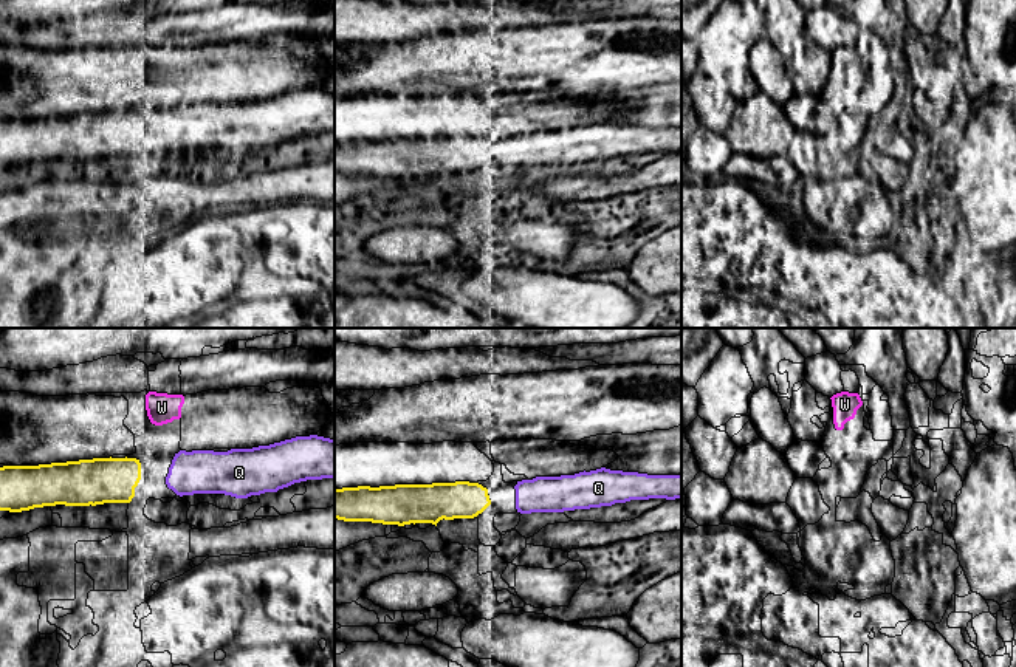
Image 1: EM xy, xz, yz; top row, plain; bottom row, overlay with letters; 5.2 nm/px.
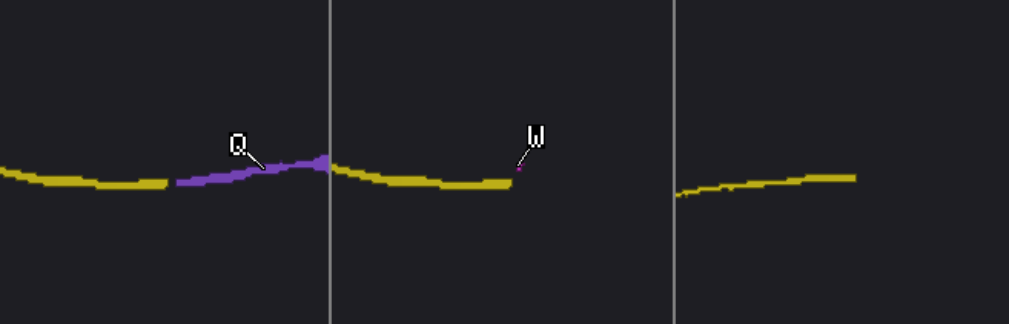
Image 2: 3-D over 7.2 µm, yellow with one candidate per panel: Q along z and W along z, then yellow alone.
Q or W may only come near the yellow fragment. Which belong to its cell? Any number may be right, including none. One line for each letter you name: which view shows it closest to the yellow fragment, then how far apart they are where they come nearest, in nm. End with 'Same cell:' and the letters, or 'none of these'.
Q: view xy; gap 140 nm
Same cell: Q

